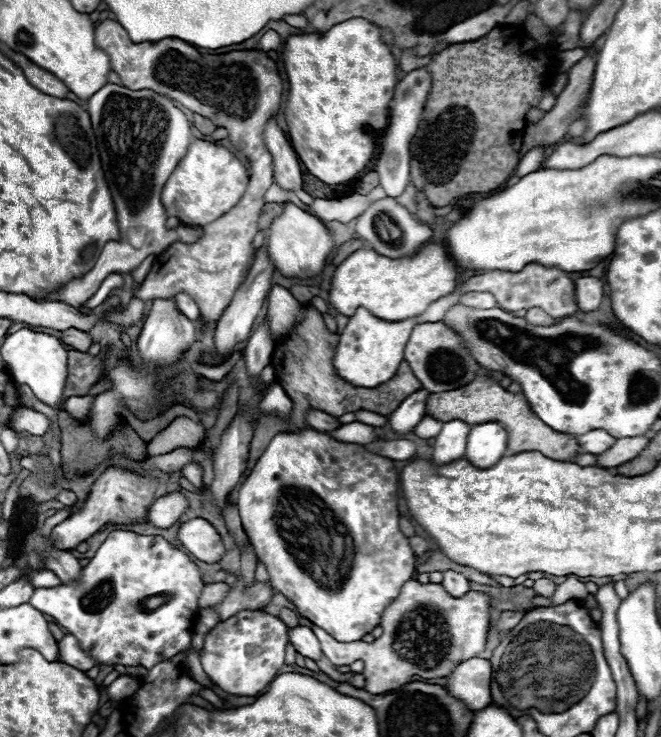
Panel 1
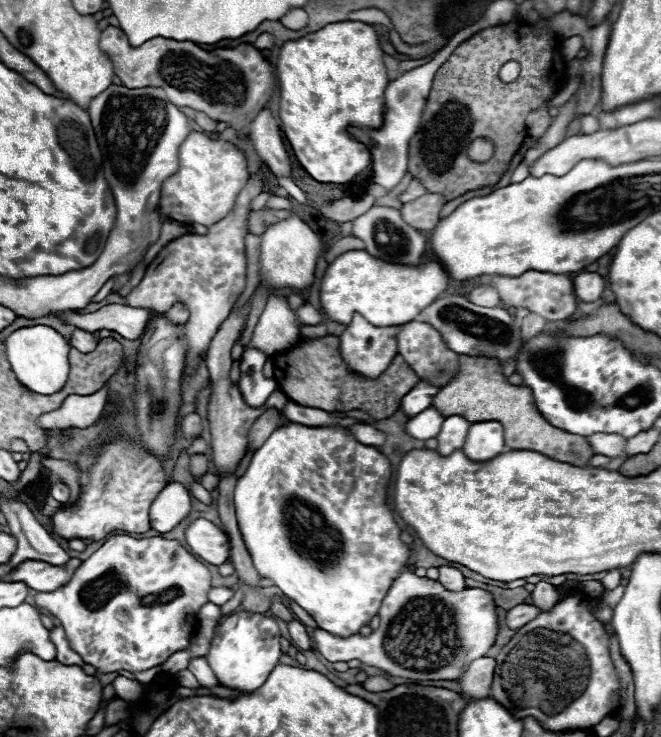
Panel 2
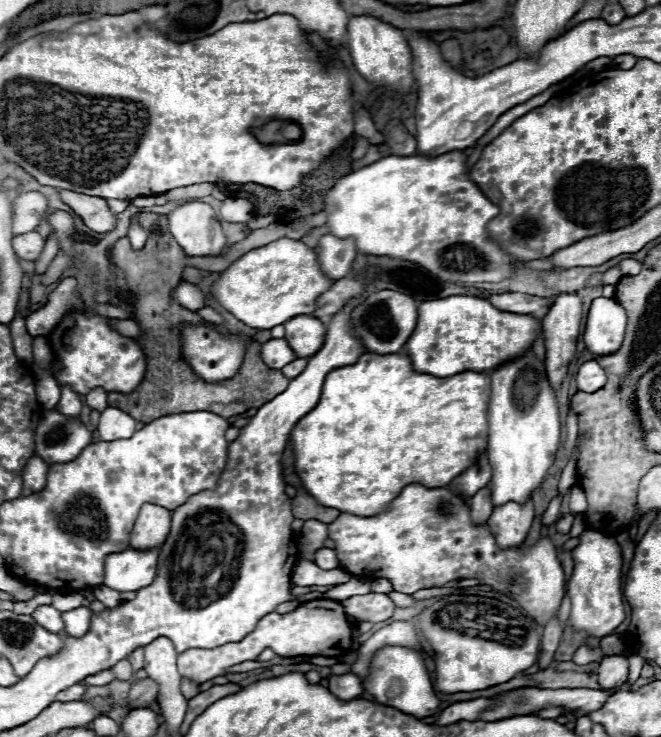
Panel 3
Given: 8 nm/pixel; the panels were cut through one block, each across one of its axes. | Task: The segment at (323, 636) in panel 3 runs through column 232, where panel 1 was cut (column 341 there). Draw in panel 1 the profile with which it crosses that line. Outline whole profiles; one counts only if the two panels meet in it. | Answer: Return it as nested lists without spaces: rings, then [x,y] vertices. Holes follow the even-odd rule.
[[[410,578],[402,584],[400,594],[382,612],[382,636],[374,642],[354,640],[338,642],[316,624],[300,616],[300,624],[308,626],[320,640],[324,656],[334,666],[352,664],[364,660],[366,690],[372,694],[382,694],[386,690],[396,690],[398,686],[410,682],[412,678],[444,678],[452,674],[456,664],[476,658],[488,640],[490,630],[490,596],[484,592],[466,592],[460,598],[450,596],[442,584],[420,584]]]

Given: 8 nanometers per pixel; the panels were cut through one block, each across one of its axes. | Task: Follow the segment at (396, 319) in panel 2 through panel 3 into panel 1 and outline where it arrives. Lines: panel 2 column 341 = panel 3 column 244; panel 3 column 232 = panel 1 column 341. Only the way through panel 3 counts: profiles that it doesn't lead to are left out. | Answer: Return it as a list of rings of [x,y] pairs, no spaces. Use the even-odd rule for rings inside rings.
[[[430,242],[424,244],[412,258],[386,258],[374,250],[356,250],[340,266],[336,266],[328,302],[330,306],[344,316],[352,316],[356,308],[366,308],[380,320],[400,322],[412,316],[422,314],[432,302],[450,294],[456,288],[458,268],[452,258],[446,254],[442,244]]]

